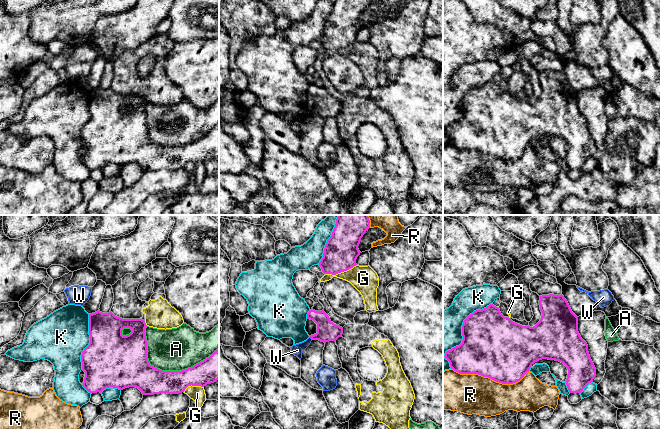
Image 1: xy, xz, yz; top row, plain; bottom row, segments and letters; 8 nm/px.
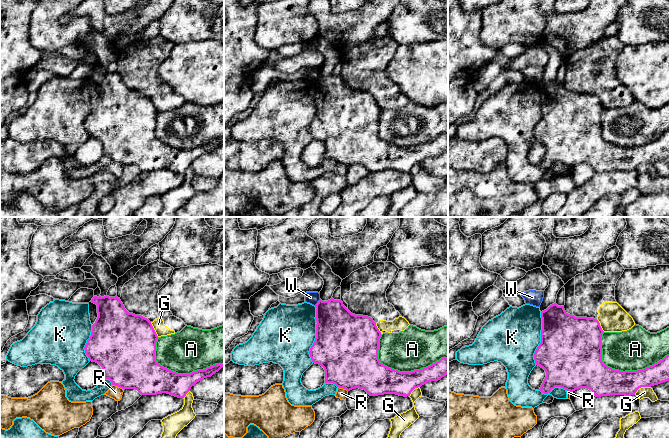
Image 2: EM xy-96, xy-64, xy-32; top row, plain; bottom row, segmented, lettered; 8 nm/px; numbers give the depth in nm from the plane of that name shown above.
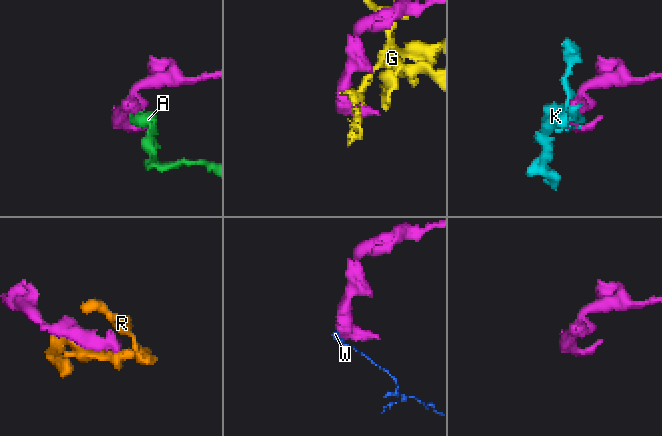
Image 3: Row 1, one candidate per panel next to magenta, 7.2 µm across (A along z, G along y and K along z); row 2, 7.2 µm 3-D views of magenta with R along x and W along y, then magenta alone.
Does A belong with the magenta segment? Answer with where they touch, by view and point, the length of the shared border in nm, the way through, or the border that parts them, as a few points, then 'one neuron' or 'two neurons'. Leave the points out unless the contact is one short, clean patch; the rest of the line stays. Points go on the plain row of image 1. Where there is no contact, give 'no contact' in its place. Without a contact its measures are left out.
xy (166, 147) | 600 nm | two neurons

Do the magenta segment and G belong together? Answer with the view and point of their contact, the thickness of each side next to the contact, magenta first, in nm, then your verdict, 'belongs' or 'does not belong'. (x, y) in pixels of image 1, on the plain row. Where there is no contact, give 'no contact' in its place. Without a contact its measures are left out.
meets magenta in xz at (340, 48); 280 nm thick on the magenta side, 200 nm on the other; does not belong

